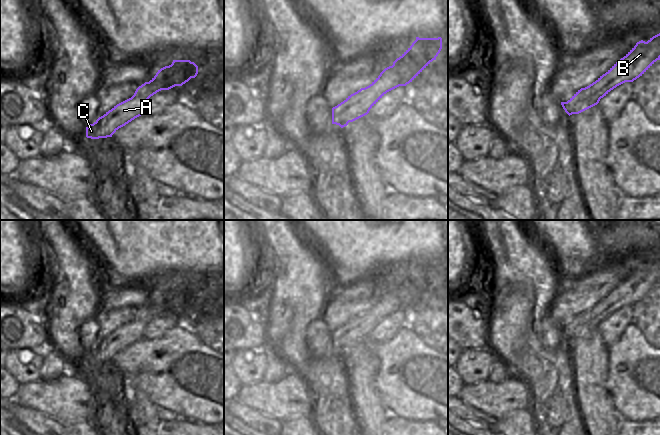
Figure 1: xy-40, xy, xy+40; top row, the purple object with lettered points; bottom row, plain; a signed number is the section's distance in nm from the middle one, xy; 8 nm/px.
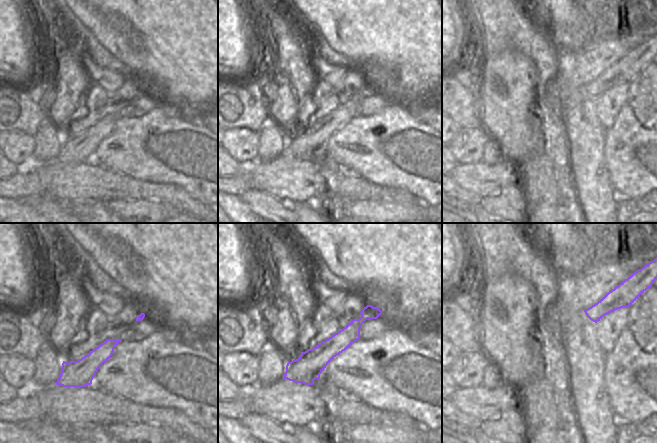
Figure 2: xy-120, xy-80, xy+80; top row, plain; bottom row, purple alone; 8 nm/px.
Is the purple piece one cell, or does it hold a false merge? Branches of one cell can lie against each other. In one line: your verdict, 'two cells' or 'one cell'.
one cell

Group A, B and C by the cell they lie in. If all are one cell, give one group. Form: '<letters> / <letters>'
A B C

